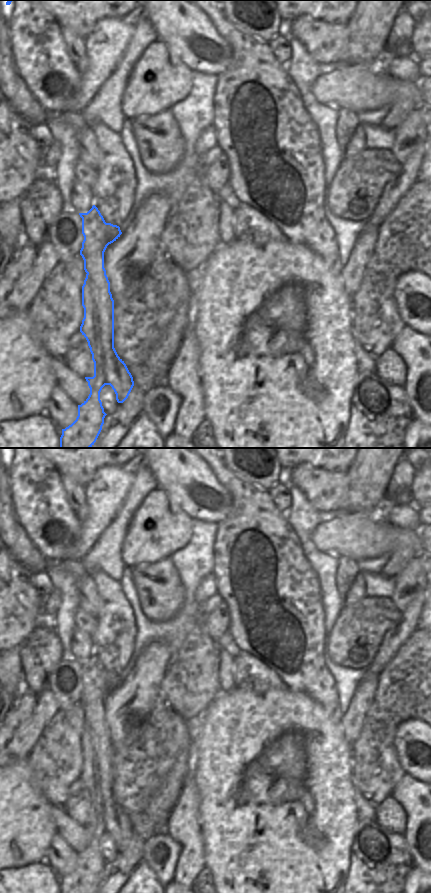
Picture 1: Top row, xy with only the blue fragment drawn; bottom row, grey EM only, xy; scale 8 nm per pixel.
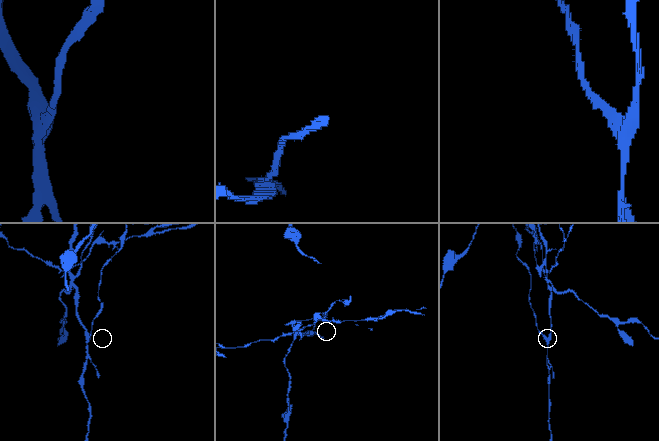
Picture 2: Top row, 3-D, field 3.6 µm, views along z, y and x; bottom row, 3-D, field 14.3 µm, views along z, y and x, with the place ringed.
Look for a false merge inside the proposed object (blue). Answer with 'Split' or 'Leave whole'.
Split.

